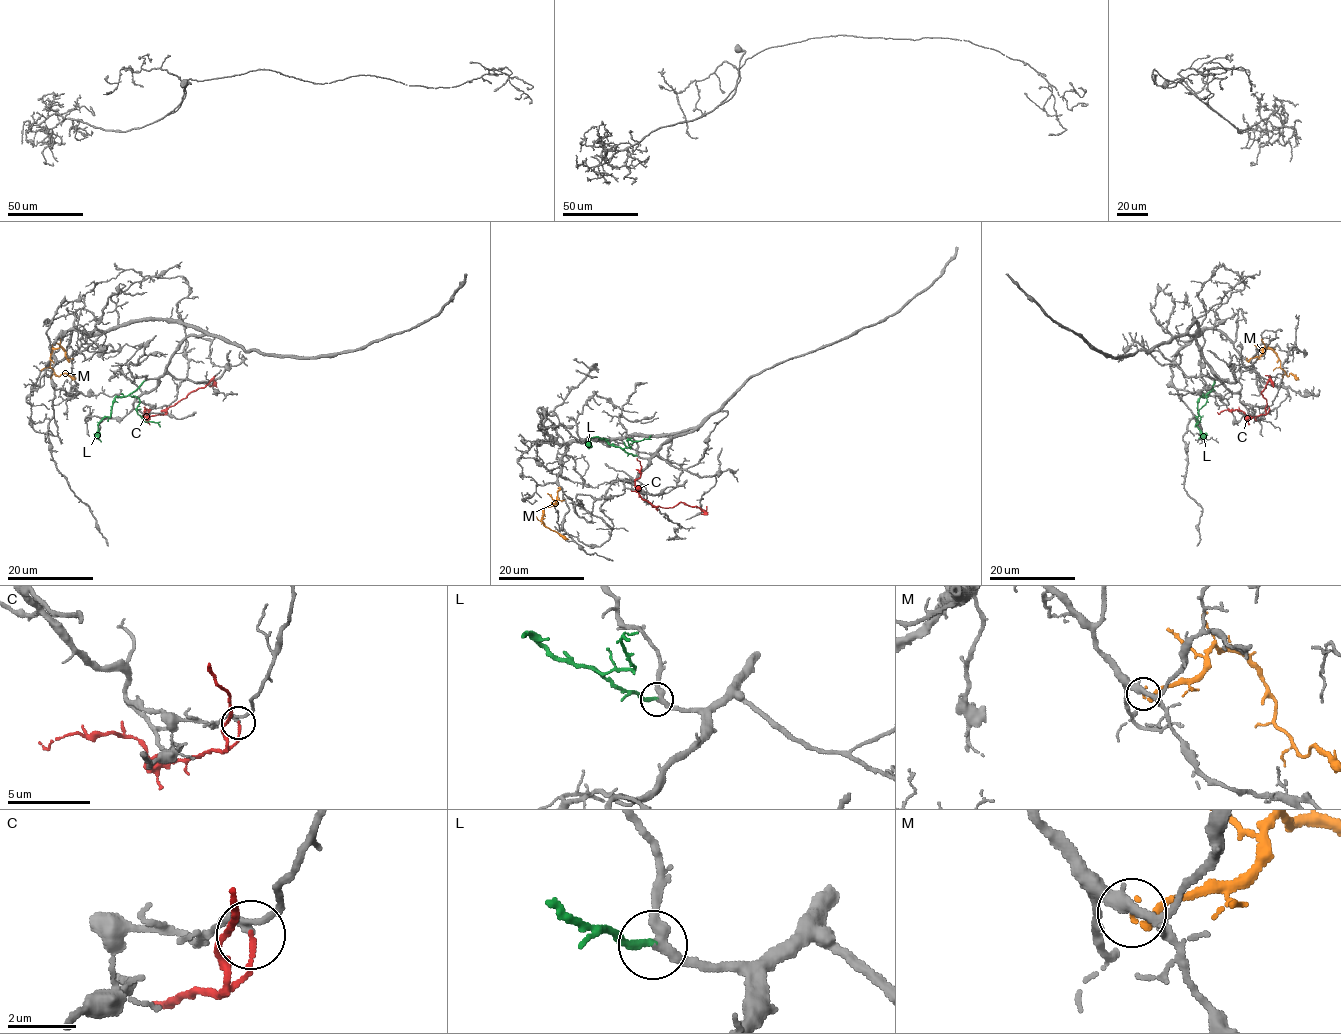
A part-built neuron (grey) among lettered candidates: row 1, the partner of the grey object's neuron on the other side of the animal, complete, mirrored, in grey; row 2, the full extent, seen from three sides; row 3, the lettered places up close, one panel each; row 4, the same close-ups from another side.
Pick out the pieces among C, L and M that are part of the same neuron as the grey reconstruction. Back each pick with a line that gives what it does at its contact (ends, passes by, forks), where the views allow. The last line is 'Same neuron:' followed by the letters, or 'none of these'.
L: It ends there
Same neuron: L

